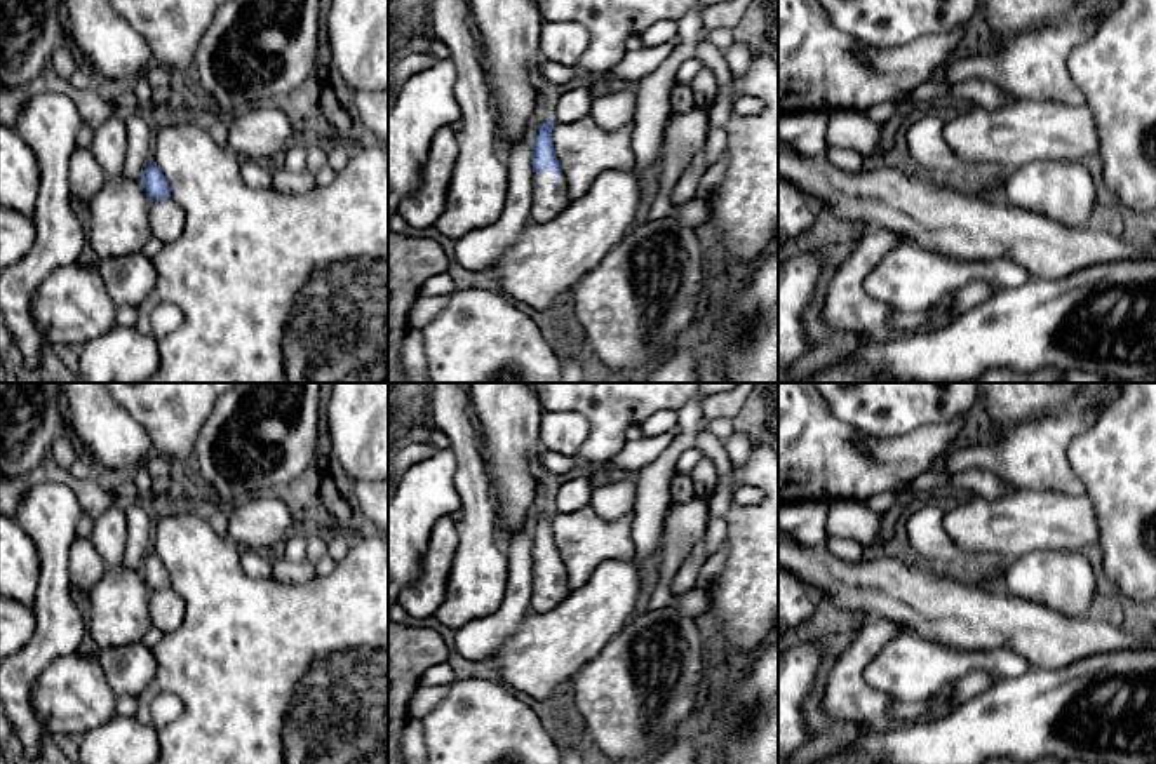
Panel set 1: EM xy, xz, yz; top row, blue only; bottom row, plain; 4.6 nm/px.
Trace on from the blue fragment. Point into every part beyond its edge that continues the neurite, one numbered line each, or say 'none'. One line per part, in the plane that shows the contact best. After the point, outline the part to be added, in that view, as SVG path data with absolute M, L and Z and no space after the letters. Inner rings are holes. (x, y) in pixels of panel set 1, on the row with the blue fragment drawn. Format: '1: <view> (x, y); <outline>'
1: xz (551, 197); M533 172L533 221L557 218L568 205L568 181L562 174Z

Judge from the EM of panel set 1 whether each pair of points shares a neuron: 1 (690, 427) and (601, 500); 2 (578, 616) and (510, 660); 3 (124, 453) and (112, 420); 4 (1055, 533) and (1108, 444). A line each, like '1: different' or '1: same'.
1: different
2: same
3: same
4: different

